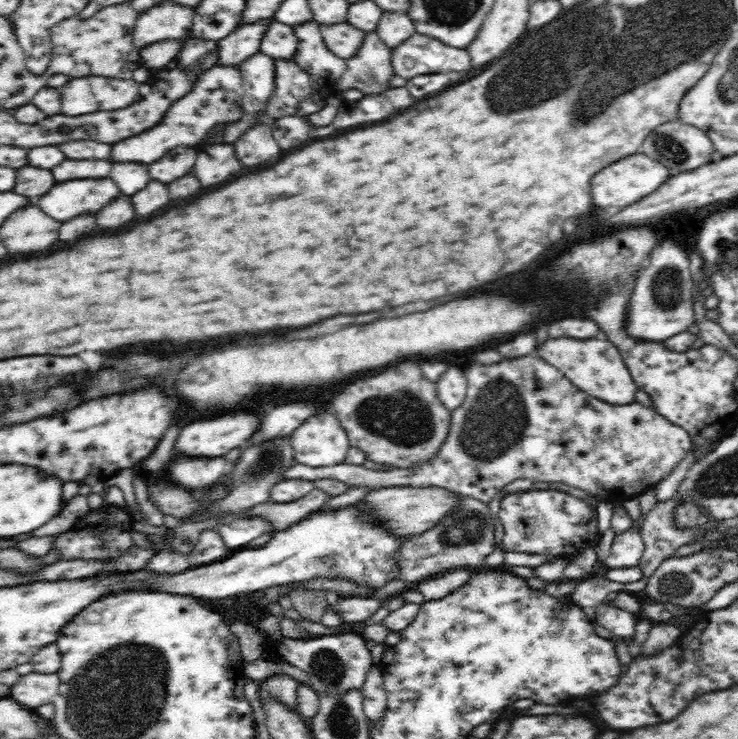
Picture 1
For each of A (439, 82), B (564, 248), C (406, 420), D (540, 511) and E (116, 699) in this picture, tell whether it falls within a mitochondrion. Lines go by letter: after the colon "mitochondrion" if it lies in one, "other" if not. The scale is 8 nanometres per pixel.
A: other
B: other
C: mitochondrion
D: other
E: mitochondrion

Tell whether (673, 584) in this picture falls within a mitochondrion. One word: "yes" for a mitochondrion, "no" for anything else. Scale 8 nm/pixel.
yes

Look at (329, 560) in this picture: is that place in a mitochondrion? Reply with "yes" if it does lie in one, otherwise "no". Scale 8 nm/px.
yes

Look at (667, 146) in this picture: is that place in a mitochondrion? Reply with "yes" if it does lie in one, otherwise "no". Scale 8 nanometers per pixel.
yes

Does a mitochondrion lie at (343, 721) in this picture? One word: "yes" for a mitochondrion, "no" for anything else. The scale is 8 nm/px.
yes

